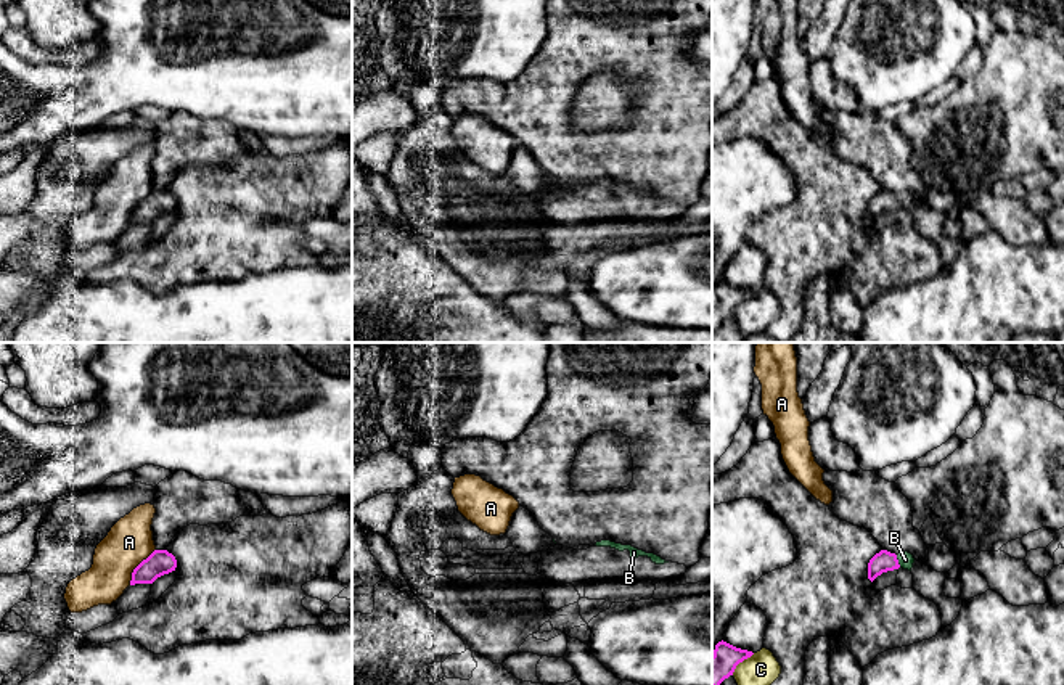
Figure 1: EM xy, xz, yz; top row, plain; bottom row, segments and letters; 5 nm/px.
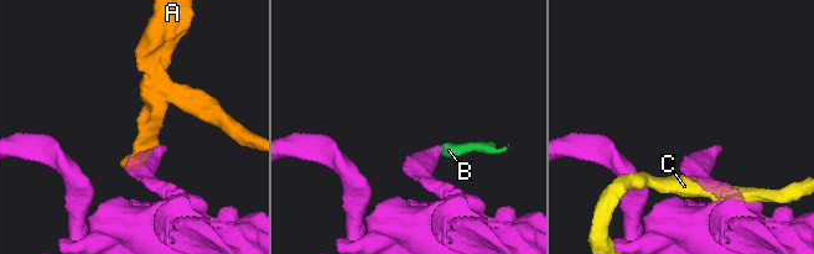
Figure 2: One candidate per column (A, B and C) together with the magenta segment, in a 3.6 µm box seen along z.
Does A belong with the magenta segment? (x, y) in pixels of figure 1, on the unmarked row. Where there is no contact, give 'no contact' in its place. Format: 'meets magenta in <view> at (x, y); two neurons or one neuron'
meets magenta in xy at (137, 206); two neurons

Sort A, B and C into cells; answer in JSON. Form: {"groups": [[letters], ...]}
{"groups": [["A", "C"], ["B"]]}

